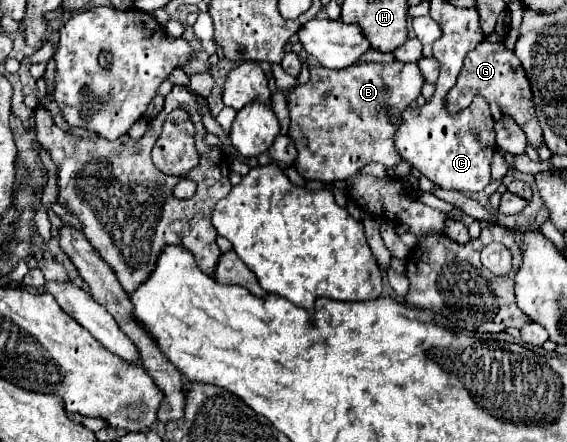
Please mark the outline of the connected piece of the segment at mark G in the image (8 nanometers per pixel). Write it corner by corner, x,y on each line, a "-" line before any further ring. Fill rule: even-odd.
484,40
482,44
478,44
476,50
472,50
466,58
464,58
464,66
460,70
460,76
454,84
454,88
448,92
446,96
446,108
450,112
460,112
464,108
468,108
474,100
474,96
482,96
488,104
498,104
504,116
510,116
528,136
528,142
538,150
544,144
544,136
542,136
542,128
538,124
538,118
534,114
534,100
532,100
532,90
530,90
530,80
526,76
526,70
522,66
522,62
518,60
518,56
514,54
514,50
506,48
504,42
488,42

